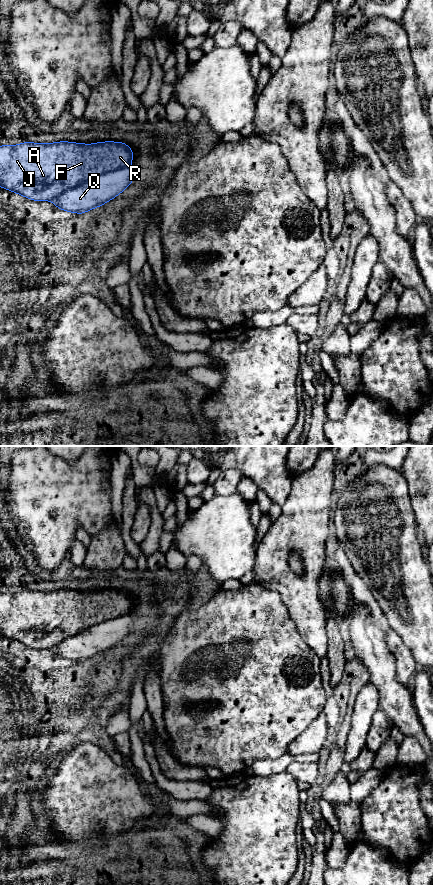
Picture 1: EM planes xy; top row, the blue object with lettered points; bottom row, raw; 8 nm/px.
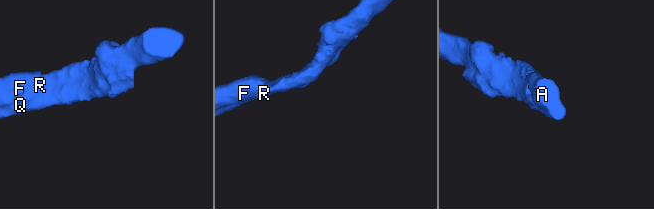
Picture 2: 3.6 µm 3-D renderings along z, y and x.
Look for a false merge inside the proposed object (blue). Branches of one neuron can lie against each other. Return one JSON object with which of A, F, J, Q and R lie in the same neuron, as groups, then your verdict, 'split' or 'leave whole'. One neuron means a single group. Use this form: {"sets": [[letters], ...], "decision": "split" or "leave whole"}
{"sets": [["A", "F", "J", "R"], ["Q"]], "decision": "split"}

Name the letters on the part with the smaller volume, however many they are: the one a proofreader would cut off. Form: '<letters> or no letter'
Q

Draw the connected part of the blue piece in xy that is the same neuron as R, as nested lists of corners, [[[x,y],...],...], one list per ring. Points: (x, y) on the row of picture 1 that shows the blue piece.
[[[60,141],[54,143],[23,142],[0,146],[0,187],[33,201],[52,201],[67,189],[72,189],[94,177],[128,167],[133,150],[123,142],[92,144]]]

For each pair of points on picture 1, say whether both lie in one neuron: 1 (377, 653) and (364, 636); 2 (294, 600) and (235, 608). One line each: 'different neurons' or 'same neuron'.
1: same neuron
2: different neurons

